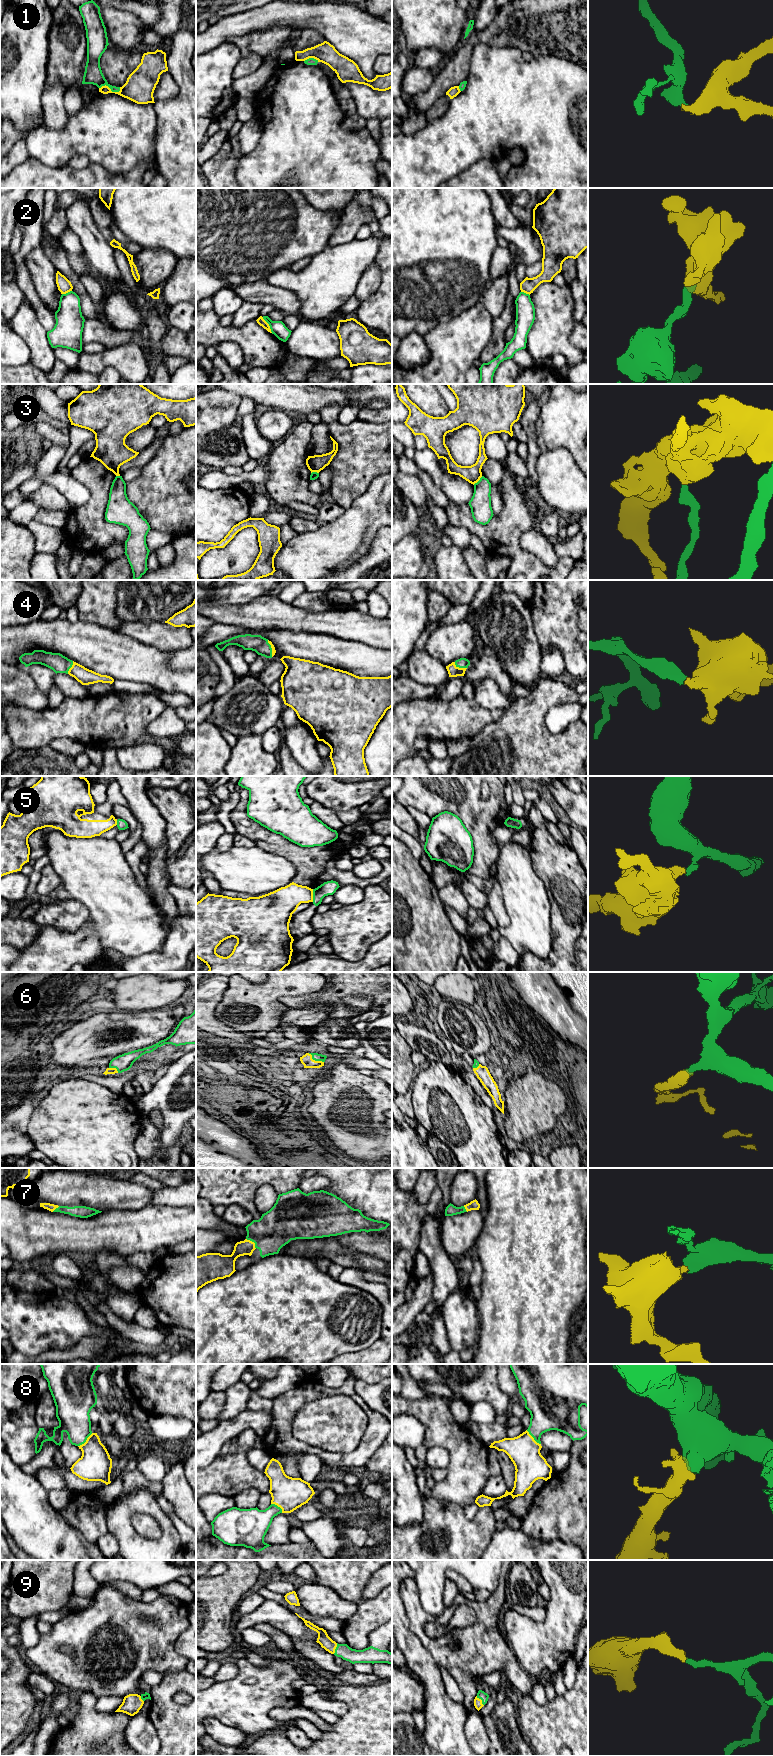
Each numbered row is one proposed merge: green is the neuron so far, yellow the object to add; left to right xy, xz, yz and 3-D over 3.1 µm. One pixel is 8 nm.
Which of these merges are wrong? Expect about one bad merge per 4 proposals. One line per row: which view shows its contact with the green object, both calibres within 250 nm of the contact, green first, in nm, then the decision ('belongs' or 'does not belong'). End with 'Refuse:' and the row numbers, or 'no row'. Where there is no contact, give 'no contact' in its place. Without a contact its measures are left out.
1: meets green in xy; 150 nm thick on the green side, 240 nm on the other; does not belong
2: meets green in xz; 120 nm thick on the green side, 60 nm on the other; does not belong
3: meets green in yz; 170 nm thick on the green side, 140 nm on the other; does not belong
4: meets green in yz; 80 nm thick on the green side, 90 nm on the other; belongs
5: meets green in xz; 110 nm thick on the green side, 240 nm on the other; does not belong
6: meets green in xz; 60 nm thick on the green side, 90 nm on the other; belongs
7: meets green in xz; 300 nm thick on the green side, 120 nm on the other; belongs
8: meets green in xy; 260 nm thick on the green side, 260 nm on the other; belongs
9: meets green in yz; 70 nm thick on the green side, 70 nm on the other; belongs
Refuse: 1, 2, 3, 5

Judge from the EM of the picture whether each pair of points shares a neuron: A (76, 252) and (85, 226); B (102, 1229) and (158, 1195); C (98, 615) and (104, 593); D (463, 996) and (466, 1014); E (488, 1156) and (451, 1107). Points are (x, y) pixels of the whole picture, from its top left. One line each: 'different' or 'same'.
A: different
B: different
C: same
D: different
E: same

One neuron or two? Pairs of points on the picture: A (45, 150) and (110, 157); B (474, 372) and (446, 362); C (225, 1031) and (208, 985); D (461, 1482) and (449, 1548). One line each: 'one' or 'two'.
A: one
B: two
C: one
D: two

